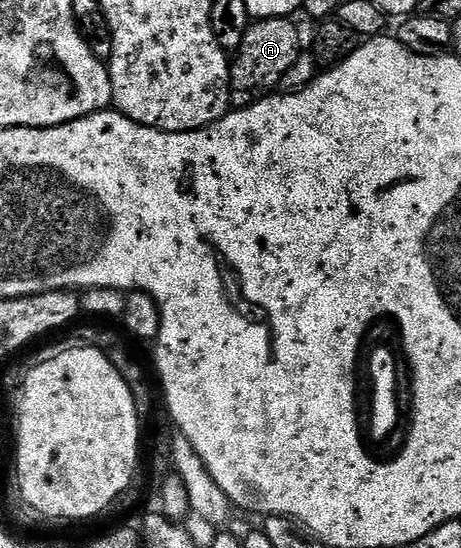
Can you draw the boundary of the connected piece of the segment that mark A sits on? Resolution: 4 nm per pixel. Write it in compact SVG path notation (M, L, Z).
M292 17L262 18L249 25L229 67L229 100L234 107L250 106L269 97L280 87L287 70L302 57L301 34L293 21Z

